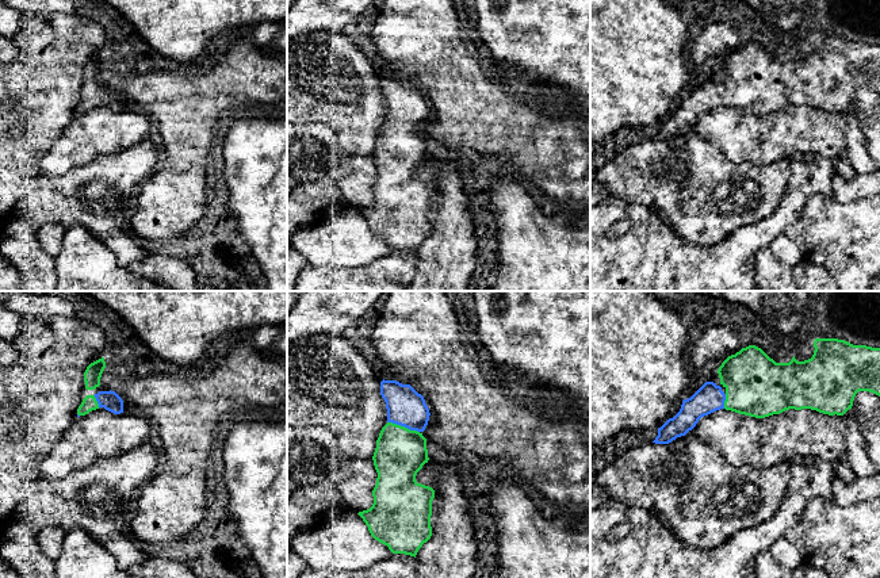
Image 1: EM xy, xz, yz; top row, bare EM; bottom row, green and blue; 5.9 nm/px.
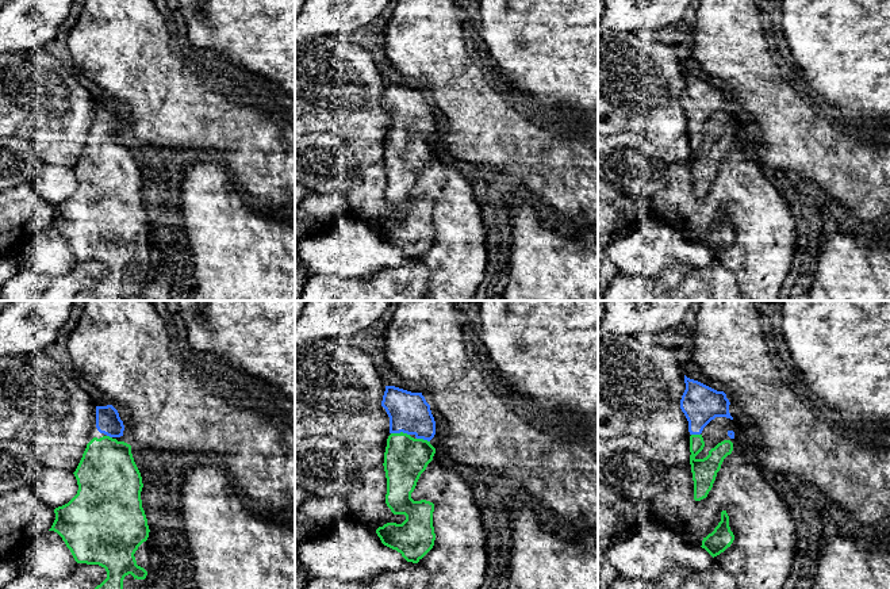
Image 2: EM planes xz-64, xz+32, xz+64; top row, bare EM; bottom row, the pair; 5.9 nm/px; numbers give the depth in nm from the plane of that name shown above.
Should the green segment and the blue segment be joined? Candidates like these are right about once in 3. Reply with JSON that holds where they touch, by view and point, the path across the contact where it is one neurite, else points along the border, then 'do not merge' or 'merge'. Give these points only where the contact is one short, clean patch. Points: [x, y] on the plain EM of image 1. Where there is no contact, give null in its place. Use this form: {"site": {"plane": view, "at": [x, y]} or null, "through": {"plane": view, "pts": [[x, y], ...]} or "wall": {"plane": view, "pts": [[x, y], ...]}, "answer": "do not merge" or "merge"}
{"site": {"plane": "xz", "at": [404, 123]}, "through": {"plane": "xz", "pts": [[400, 150], [400, 134], [404, 123], [405, 103]]}, "answer": "merge"}

